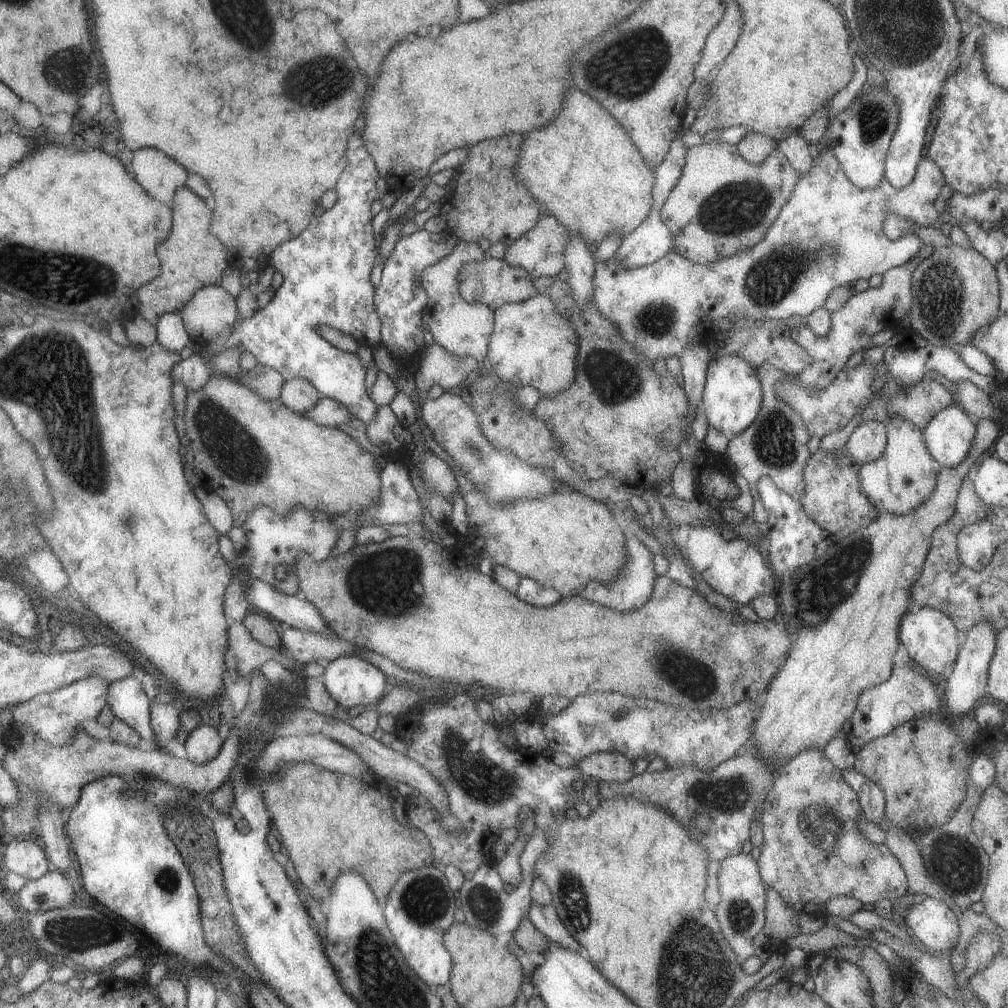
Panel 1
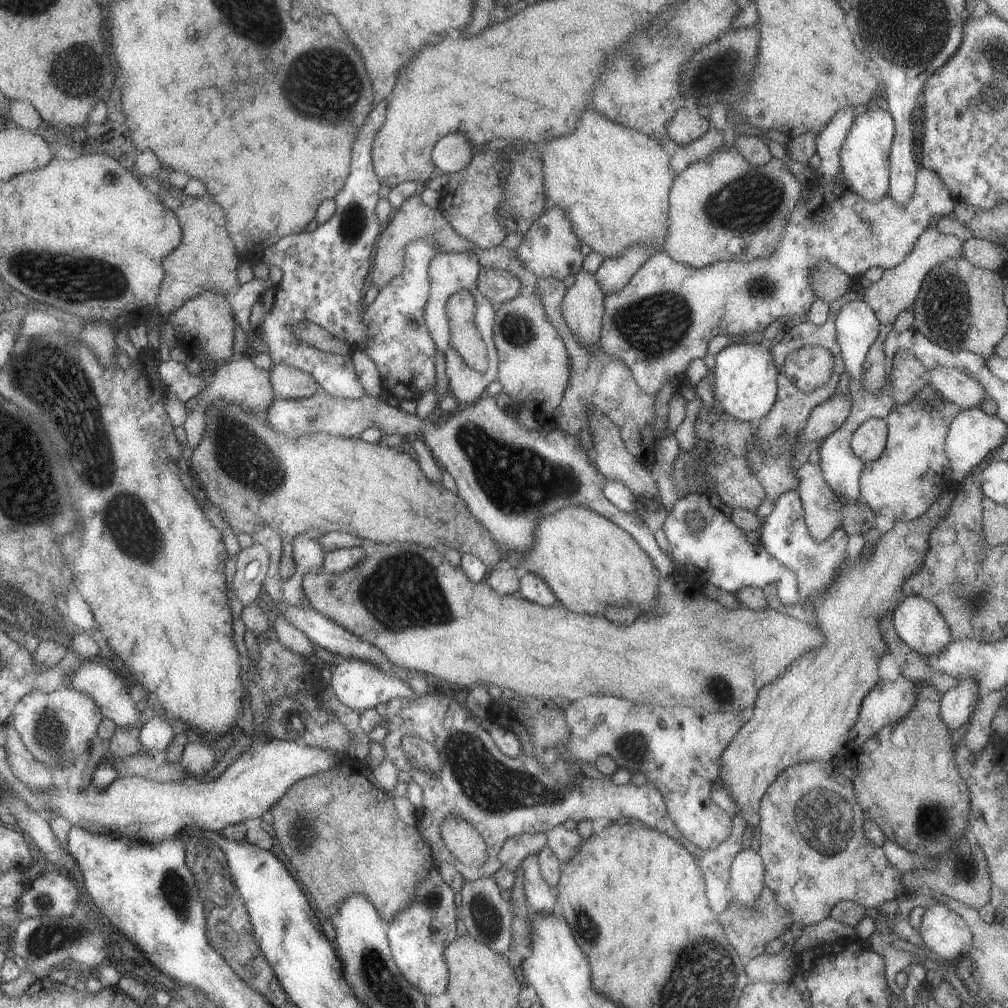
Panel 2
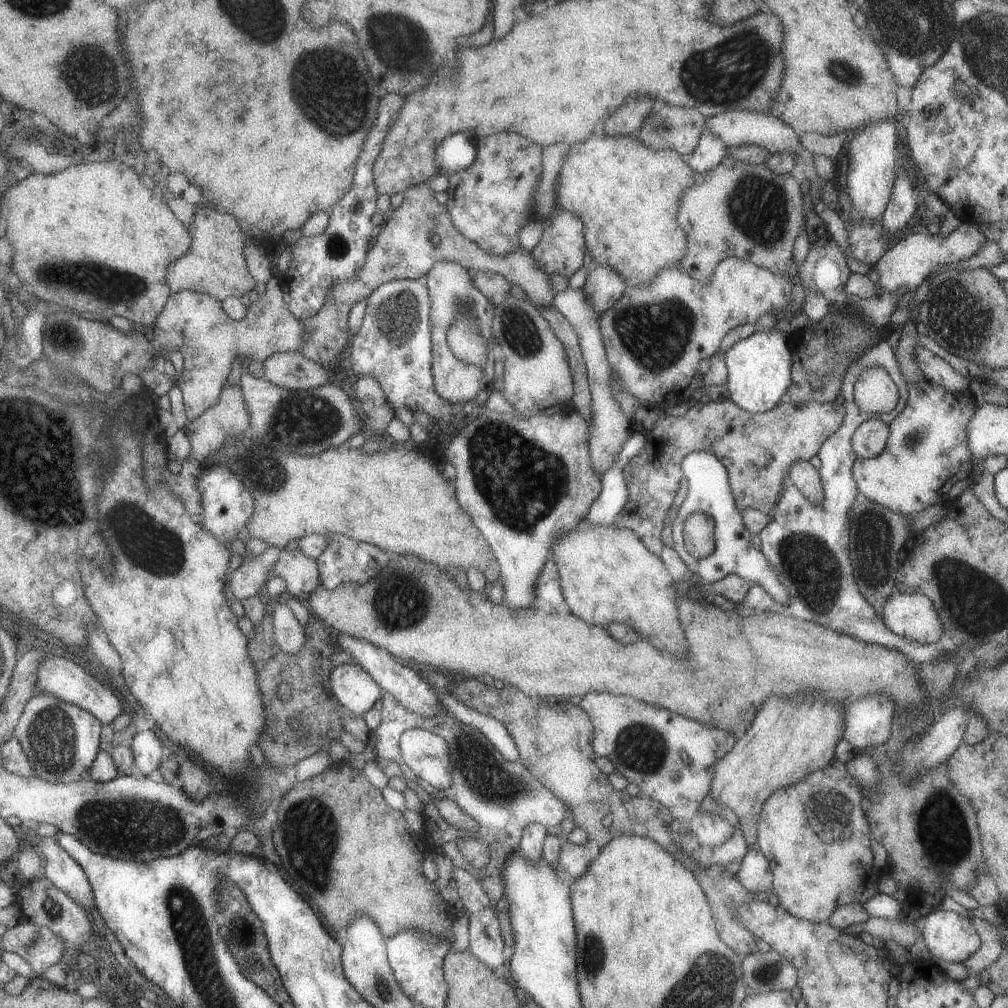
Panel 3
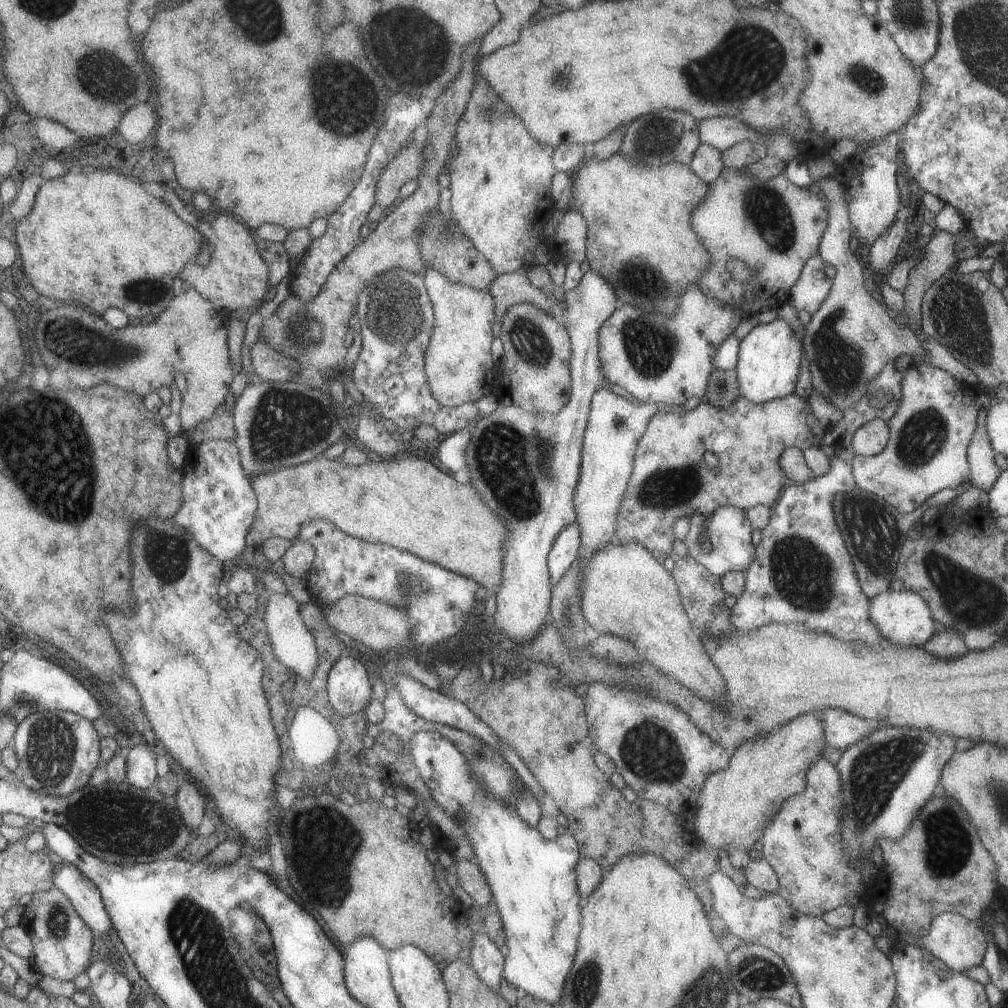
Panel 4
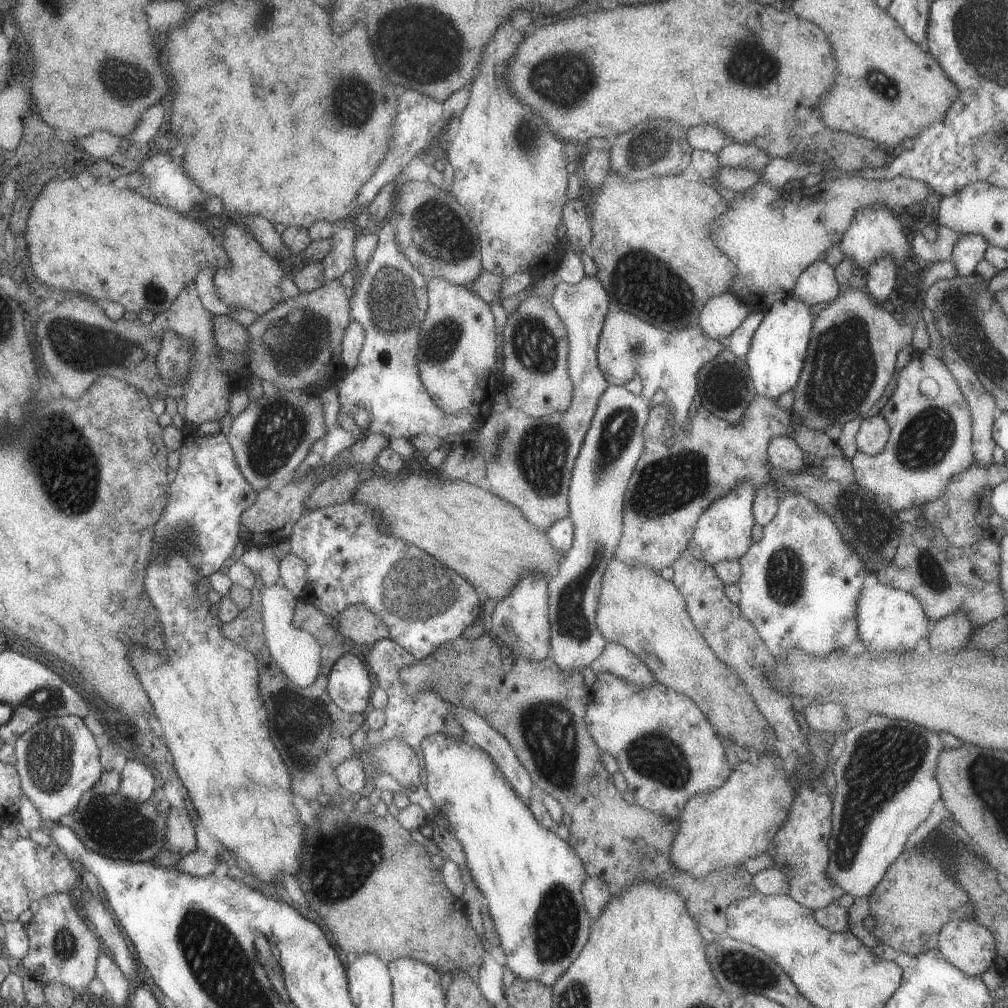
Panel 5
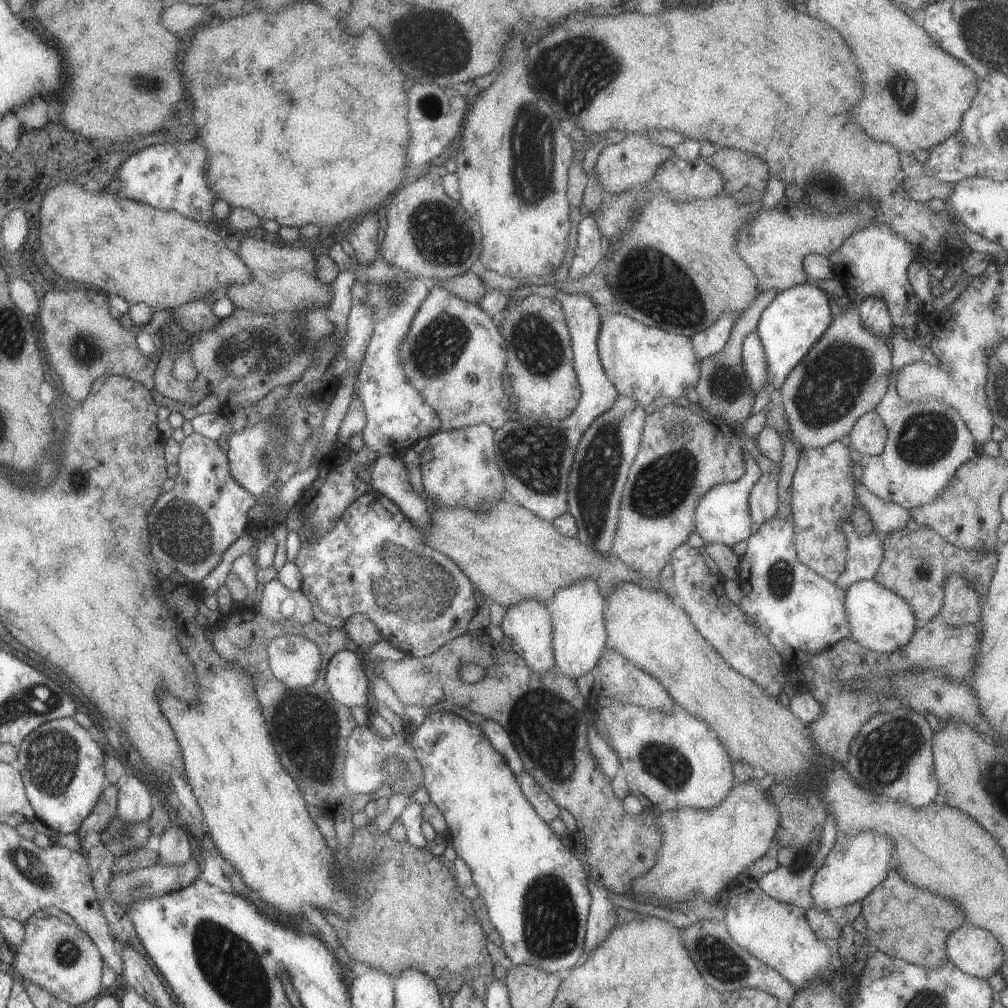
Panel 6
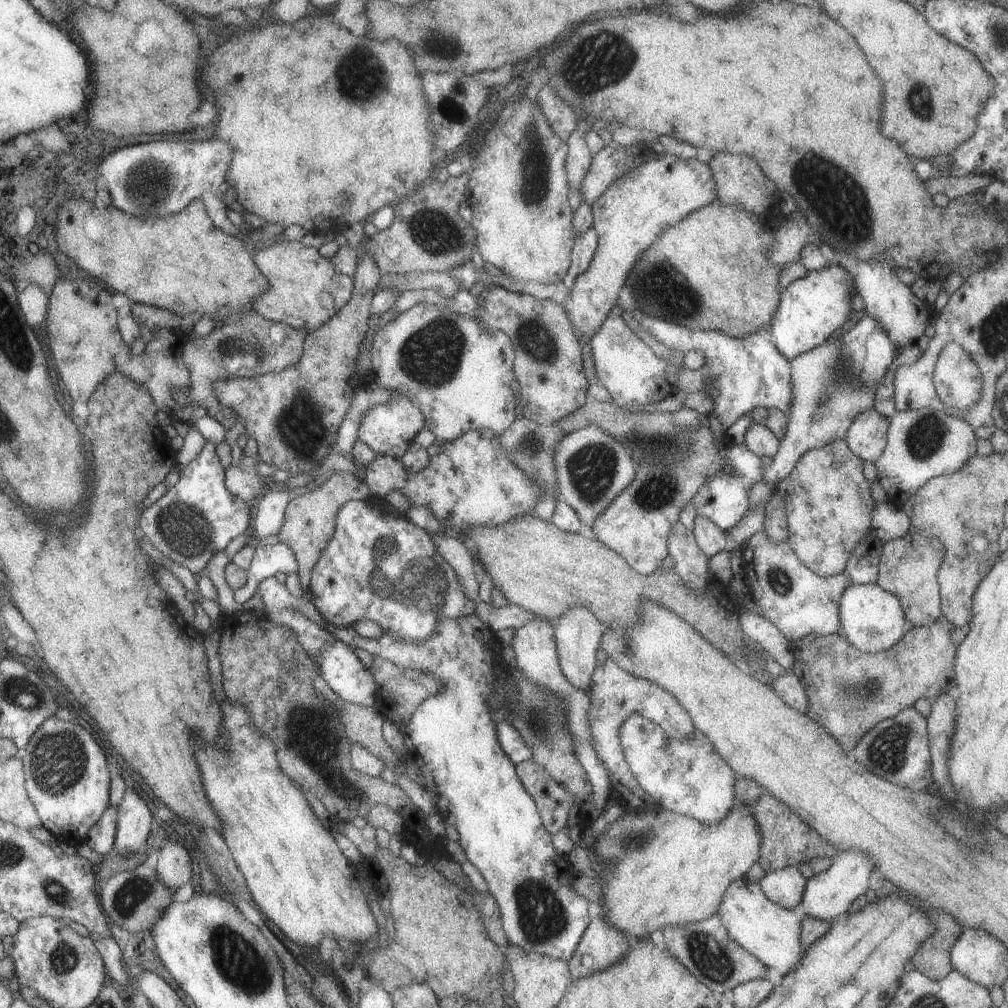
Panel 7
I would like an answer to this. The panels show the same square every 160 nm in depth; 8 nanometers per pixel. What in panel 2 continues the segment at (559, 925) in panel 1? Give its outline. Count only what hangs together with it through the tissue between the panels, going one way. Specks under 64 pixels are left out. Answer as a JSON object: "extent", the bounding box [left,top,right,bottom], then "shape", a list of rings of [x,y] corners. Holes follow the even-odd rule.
{"extent":[520,853,559,915],"shape":[[[531,853],[520,862],[522,871],[524,895],[533,913],[551,913],[559,915],[557,906],[548,882],[541,876],[540,866],[538,863],[538,853]]]}

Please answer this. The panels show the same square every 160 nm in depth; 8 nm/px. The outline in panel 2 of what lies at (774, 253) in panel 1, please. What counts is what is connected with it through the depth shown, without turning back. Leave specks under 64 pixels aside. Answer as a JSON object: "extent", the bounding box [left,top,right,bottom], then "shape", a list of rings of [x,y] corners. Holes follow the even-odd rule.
{"extent":[600,166,954,395],"shape":[[[919,166],[913,196],[906,205],[896,205],[887,194],[876,203],[867,202],[839,179],[832,185],[811,183],[800,192],[796,207],[790,212],[777,250],[764,259],[748,262],[717,261],[693,268],[676,263],[665,251],[651,255],[616,293],[604,295],[604,311],[600,328],[600,348],[617,357],[631,371],[637,386],[648,395],[656,395],[664,384],[670,384],[673,394],[685,380],[687,365],[693,359],[703,359],[707,342],[717,335],[736,336],[763,329],[781,316],[806,314],[816,299],[811,286],[812,268],[825,261],[840,268],[847,276],[862,275],[871,267],[888,269],[905,258],[914,240],[929,226],[933,216],[952,215],[954,200],[941,179],[929,169]]]}

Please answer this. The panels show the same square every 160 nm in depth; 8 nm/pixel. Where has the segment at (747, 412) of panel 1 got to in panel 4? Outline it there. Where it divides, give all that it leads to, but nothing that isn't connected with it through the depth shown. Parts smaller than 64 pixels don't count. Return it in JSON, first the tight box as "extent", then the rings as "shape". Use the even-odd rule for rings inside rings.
{"extent":[734,317,801,404],"shape":[[[776,317],[769,324],[758,323],[738,345],[734,371],[739,394],[751,404],[763,404],[792,394],[799,374],[801,356],[801,342],[787,322]]]}

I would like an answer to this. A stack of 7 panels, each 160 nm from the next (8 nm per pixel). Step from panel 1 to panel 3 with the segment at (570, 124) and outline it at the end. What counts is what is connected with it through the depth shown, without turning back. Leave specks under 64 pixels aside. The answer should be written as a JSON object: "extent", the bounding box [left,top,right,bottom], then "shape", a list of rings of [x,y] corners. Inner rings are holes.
{"extent":[556,130,694,287],"shape":[[[599,130],[592,131],[592,134],[586,141],[571,144],[570,149],[566,152],[565,160],[558,174],[556,204],[559,210],[572,212],[581,219],[584,245],[592,258],[592,265],[613,269],[613,272],[616,272],[623,279],[627,287],[641,287],[642,285],[648,285],[663,267],[677,265],[686,252],[686,236],[677,224],[676,216],[678,213],[678,202],[682,194],[693,184],[694,173],[685,159],[672,149],[665,148],[656,151],[655,149],[647,148],[636,139],[635,134],[615,138],[607,137],[605,134],[601,134]]]}

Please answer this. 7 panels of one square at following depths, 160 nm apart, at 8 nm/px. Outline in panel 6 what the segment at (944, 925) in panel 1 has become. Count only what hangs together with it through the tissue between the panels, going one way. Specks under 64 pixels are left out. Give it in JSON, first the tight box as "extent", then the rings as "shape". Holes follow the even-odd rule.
{"extent":[946,920,1002,980],"shape":[[[967,920],[949,933],[946,953],[959,970],[980,979],[986,980],[991,974],[999,973],[1002,967],[1001,945],[990,932],[971,926]]]}

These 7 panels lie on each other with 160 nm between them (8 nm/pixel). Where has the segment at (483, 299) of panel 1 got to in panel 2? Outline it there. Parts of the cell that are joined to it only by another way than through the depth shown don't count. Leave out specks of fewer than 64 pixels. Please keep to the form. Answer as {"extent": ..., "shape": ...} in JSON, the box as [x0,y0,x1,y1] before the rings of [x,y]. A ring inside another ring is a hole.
{"extent":[477,268,524,306],"shape":[[[480,268],[477,290],[494,306],[524,292],[519,279],[504,270]]]}

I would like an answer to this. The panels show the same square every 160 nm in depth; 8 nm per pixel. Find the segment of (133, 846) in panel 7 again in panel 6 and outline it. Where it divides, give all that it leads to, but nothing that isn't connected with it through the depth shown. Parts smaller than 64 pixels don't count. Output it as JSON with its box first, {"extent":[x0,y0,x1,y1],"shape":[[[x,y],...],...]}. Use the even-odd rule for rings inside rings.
{"extent":[116,770,153,824],"shape":[[[127,770],[127,780],[117,789],[116,817],[125,824],[147,821],[153,808],[151,796],[145,785]]]}

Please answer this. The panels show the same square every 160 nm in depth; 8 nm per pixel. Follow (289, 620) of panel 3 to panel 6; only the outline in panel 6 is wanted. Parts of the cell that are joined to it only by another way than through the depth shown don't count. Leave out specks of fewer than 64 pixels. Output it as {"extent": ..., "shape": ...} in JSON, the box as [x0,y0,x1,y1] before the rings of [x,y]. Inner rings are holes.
{"extent":[255,578,321,690],"shape":[[[276,578],[260,586],[255,607],[267,620],[273,622],[291,620],[303,625],[314,619],[309,599],[300,590],[285,588]],[[286,631],[282,636],[277,635],[270,639],[266,649],[271,674],[287,688],[293,690],[297,687],[306,687],[313,684],[313,681],[317,678],[321,662],[320,652],[304,636],[300,634],[292,635],[290,631]]]}

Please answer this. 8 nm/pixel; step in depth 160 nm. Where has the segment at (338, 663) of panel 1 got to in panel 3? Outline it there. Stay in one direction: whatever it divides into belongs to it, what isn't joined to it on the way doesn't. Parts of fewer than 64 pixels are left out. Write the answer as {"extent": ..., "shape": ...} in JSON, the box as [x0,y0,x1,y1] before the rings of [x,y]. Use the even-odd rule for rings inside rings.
{"extent":[330,664,520,763],"shape":[[[339,664],[330,670],[330,691],[337,704],[362,716],[383,693],[382,688],[357,664]],[[445,689],[438,691],[438,700],[444,706],[444,710],[451,713],[457,722],[462,722],[479,730],[506,761],[515,763],[520,760],[511,735],[498,720],[467,708]]]}

